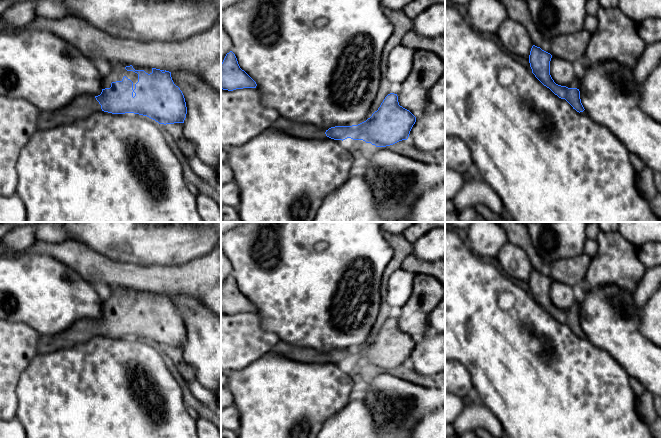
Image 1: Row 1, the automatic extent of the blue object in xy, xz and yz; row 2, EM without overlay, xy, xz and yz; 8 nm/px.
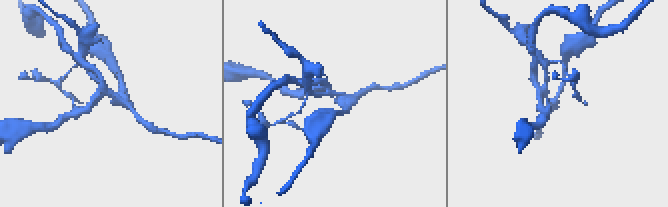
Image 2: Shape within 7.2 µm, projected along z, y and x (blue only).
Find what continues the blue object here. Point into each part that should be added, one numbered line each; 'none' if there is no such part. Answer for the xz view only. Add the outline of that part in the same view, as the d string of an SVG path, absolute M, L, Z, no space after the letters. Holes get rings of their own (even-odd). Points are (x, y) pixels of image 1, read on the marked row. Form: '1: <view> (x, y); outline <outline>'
1: xz (301, 130); outline M280 117L271 126L284 134L303 139L328 139L325 132L328 129L319 128L316 125L295 123L288 119Z

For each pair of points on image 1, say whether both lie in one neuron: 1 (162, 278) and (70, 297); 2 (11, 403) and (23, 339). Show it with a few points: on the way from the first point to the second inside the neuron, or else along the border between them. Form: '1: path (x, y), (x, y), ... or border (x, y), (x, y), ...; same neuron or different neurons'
1: border (75, 270), (93, 285); different neurons
2: path (10, 387), (10, 355); same neuron

